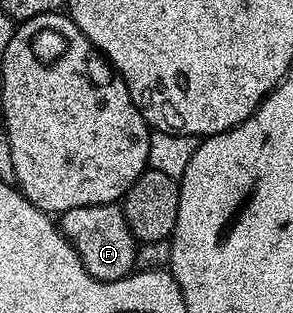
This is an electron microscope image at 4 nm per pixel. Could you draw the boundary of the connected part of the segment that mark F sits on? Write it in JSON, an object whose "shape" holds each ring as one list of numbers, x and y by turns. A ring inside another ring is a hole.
{"shape":[[118,203,77,206,62,213,57,223,63,237,71,243,73,250,77,250,85,270,89,270,93,278,114,282,124,280,126,276,136,271,137,241,129,230,129,222,125,222,125,214]]}

